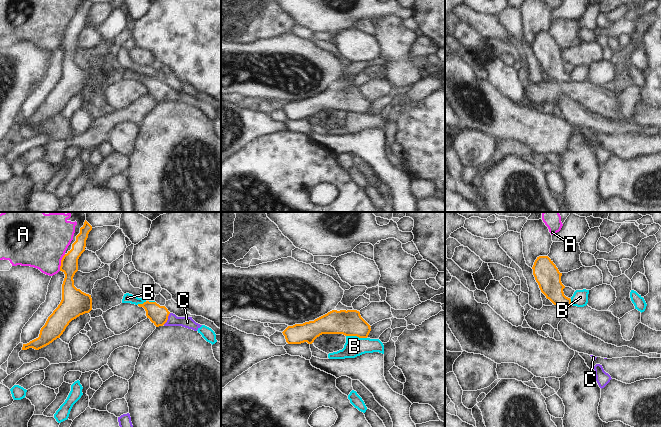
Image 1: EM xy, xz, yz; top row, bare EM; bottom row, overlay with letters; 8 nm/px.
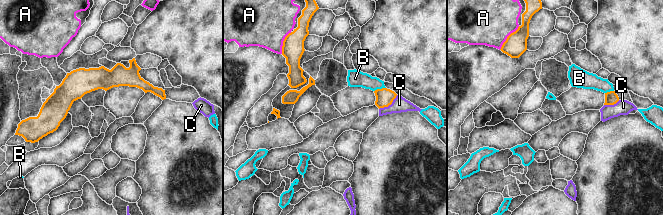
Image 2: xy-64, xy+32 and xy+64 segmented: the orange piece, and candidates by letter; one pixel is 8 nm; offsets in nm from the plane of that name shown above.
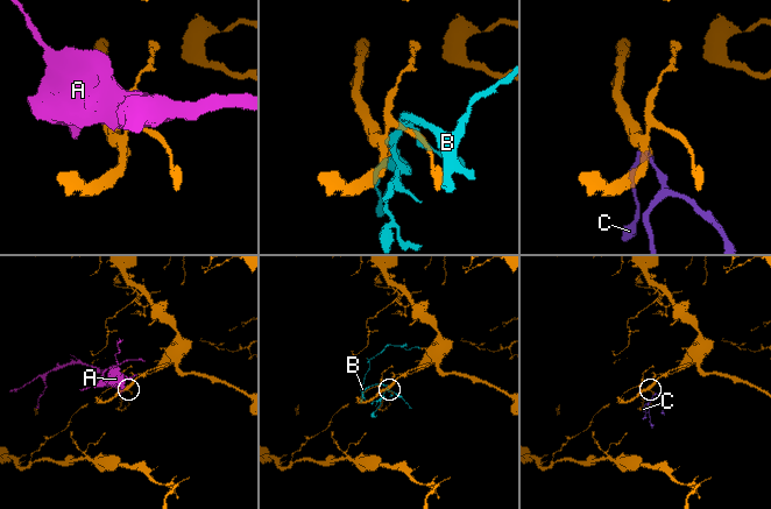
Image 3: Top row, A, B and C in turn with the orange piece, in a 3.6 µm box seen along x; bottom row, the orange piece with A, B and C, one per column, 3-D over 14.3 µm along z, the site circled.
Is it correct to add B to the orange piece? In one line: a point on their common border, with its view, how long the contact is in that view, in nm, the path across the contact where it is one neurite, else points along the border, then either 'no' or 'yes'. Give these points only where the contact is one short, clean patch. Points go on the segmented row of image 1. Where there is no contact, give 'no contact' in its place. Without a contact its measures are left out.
xz (356, 335) | 170 nm | along xz (346, 335), (366, 338) | no

